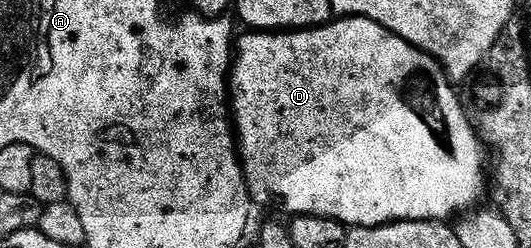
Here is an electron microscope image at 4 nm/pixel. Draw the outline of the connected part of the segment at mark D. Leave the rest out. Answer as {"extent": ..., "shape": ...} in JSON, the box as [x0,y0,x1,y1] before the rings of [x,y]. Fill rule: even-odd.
{"extent":[231,17,487,227],"shape":[[[342,17],[342,18],[340,18],[340,19],[334,19],[334,20],[332,20],[332,21],[330,21],[330,22],[329,22],[329,24],[327,24],[327,25],[321,25],[321,26],[320,26],[320,27],[319,27],[319,28],[318,28],[318,29],[294,29],[294,30],[292,30],[292,31],[249,31],[249,32],[246,32],[246,34],[247,34],[247,35],[246,35],[246,37],[245,37],[245,38],[243,38],[243,39],[242,39],[242,41],[241,41],[241,38],[240,38],[240,40],[238,40],[238,41],[237,41],[237,42],[236,42],[236,45],[235,45],[235,62],[234,62],[234,64],[233,64],[233,72],[232,72],[232,74],[231,74],[231,113],[232,113],[232,116],[233,116],[233,117],[234,117],[234,118],[235,118],[235,136],[236,136],[236,138],[237,138],[237,140],[238,140],[238,142],[239,142],[239,156],[240,156],[240,158],[241,158],[241,160],[242,160],[242,162],[243,162],[243,164],[244,164],[244,167],[245,167],[245,179],[246,179],[246,181],[248,181],[248,182],[249,182],[249,184],[250,184],[250,186],[253,186],[253,187],[256,187],[256,188],[257,188],[257,185],[258,185],[258,187],[259,187],[259,188],[261,188],[261,189],[266,189],[266,191],[267,191],[267,192],[269,192],[269,193],[274,193],[274,195],[275,195],[275,196],[277,196],[277,197],[278,197],[278,199],[279,199],[279,200],[281,200],[281,201],[282,201],[282,203],[283,203],[283,204],[285,204],[285,205],[286,205],[286,207],[287,207],[287,208],[289,208],[289,209],[290,209],[290,211],[291,211],[291,212],[290,212],[290,214],[293,214],[293,215],[304,215],[304,214],[307,214],[307,213],[313,213],[313,214],[314,214],[314,215],[316,215],[316,216],[317,216],[317,217],[333,217],[333,218],[334,218],[334,219],[336,219],[336,221],[339,221],[339,222],[341,222],[341,224],[342,224],[342,225],[344,225],[344,226],[346,226],[346,227],[364,227],[364,226],[366,226],[366,225],[387,225],[387,224],[389,224],[389,222],[391,222],[391,221],[422,221],[422,220],[432,220],[432,219],[449,219],[449,216],[451,216],[451,215],[452,215],[452,213],[453,213],[453,212],[455,212],[455,211],[456,211],[456,209],[457,209],[457,207],[461,207],[461,206],[463,206],[463,205],[464,205],[464,204],[465,204],[465,203],[466,203],[466,202],[467,202],[467,201],[468,201],[468,200],[469,200],[469,199],[470,199],[470,198],[471,198],[471,197],[472,197],[472,196],[475,196],[475,197],[477,197],[477,196],[479,196],[479,195],[480,195],[480,193],[481,193],[481,188],[483,188],[483,187],[484,187],[484,185],[485,185],[485,153],[486,153],[486,154],[487,154],[487,149],[486,149],[486,146],[485,146],[485,145],[484,145],[484,144],[483,144],[483,141],[482,141],[482,138],[481,138],[481,137],[480,137],[480,136],[479,136],[479,134],[478,134],[478,132],[477,132],[477,130],[476,130],[476,128],[475,128],[475,126],[474,126],[474,124],[473,124],[473,122],[472,122],[472,120],[471,120],[471,117],[470,117],[470,114],[469,114],[469,113],[468,113],[468,112],[467,112],[467,109],[466,109],[466,106],[465,106],[465,105],[464,105],[464,104],[463,104],[463,101],[462,101],[462,105],[463,105],[463,106],[461,106],[461,101],[460,101],[460,99],[459,99],[459,98],[457,98],[457,93],[456,93],[456,91],[455,91],[455,90],[453,90],[453,89],[452,89],[452,87],[451,87],[451,86],[449,86],[449,84],[451,84],[451,81],[450,81],[450,78],[449,78],[449,77],[448,77],[448,76],[446,76],[446,74],[445,74],[445,73],[444,73],[444,72],[441,72],[441,71],[438,71],[438,69],[439,69],[439,65],[438,65],[438,62],[437,62],[437,61],[436,61],[436,60],[434,60],[434,58],[432,58],[432,57],[430,57],[430,56],[429,56],[429,54],[427,54],[427,53],[425,53],[425,52],[424,52],[424,51],[423,51],[423,50],[422,50],[422,49],[417,49],[417,48],[415,48],[415,47],[414,47],[414,46],[413,46],[413,45],[412,45],[412,44],[411,44],[411,43],[407,43],[407,42],[406,42],[406,41],[404,41],[404,40],[403,40],[403,39],[399,39],[399,35],[395,35],[395,34],[394,34],[394,33],[392,33],[392,32],[391,32],[391,31],[387,31],[387,30],[386,30],[386,29],[384,29],[384,28],[383,28],[383,27],[379,27],[379,23],[375,23],[375,22],[374,22],[374,21],[372,21],[372,20],[371,20],[371,19],[363,19],[363,18],[362,18],[362,17]],[[435,71],[436,71],[436,72],[437,72],[437,74],[435,74],[435,75],[434,75],[434,77],[433,77],[433,81],[432,81],[432,79],[431,79],[431,78],[429,78],[429,73],[433,73],[433,72],[435,72]]]}

